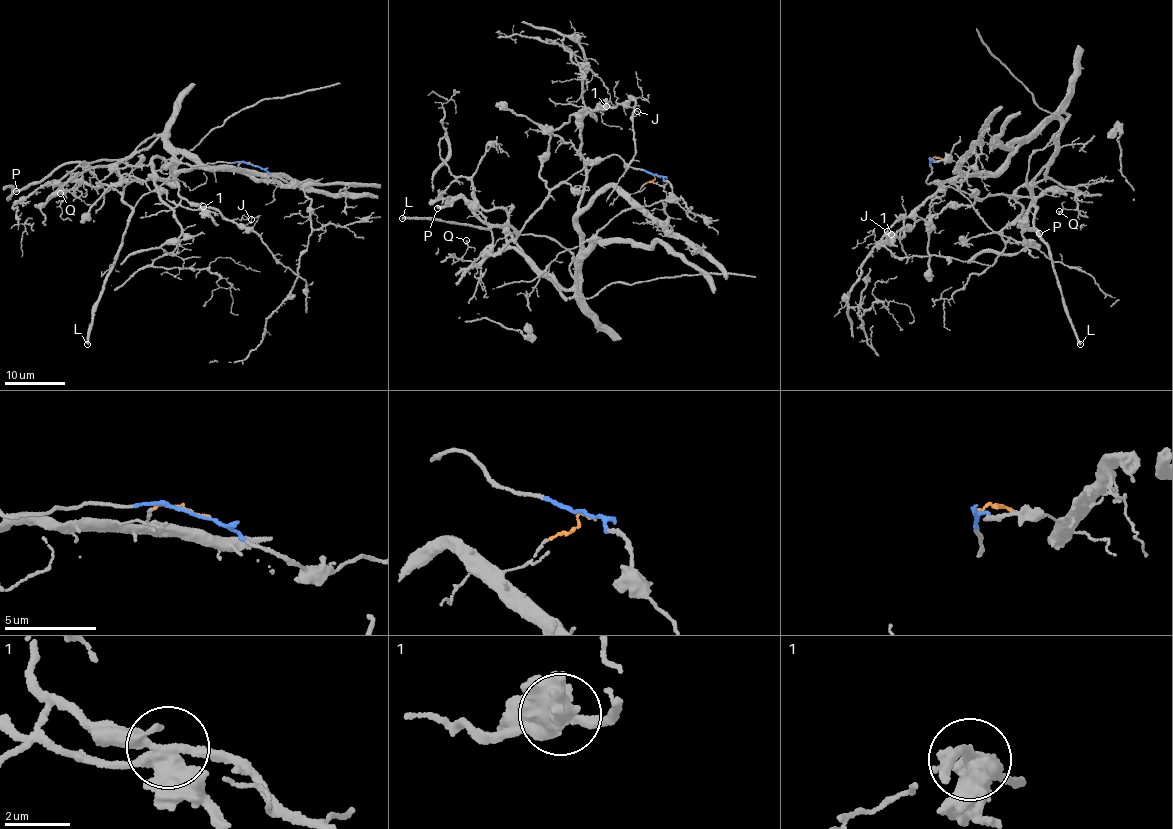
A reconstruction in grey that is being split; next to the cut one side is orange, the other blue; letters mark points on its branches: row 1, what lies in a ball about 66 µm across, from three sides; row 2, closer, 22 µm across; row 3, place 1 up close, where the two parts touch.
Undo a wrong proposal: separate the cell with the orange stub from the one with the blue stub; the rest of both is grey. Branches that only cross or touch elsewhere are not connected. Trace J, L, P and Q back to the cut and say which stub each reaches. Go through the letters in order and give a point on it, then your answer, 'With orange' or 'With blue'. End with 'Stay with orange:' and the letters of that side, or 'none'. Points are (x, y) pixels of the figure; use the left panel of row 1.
J: Place: (251, 219). With orange
L: Place: (87, 344). With blue
P: Place: (16, 191). With orange
Q: Place: (60, 193). With orange
Stay with orange: J, P, Q

